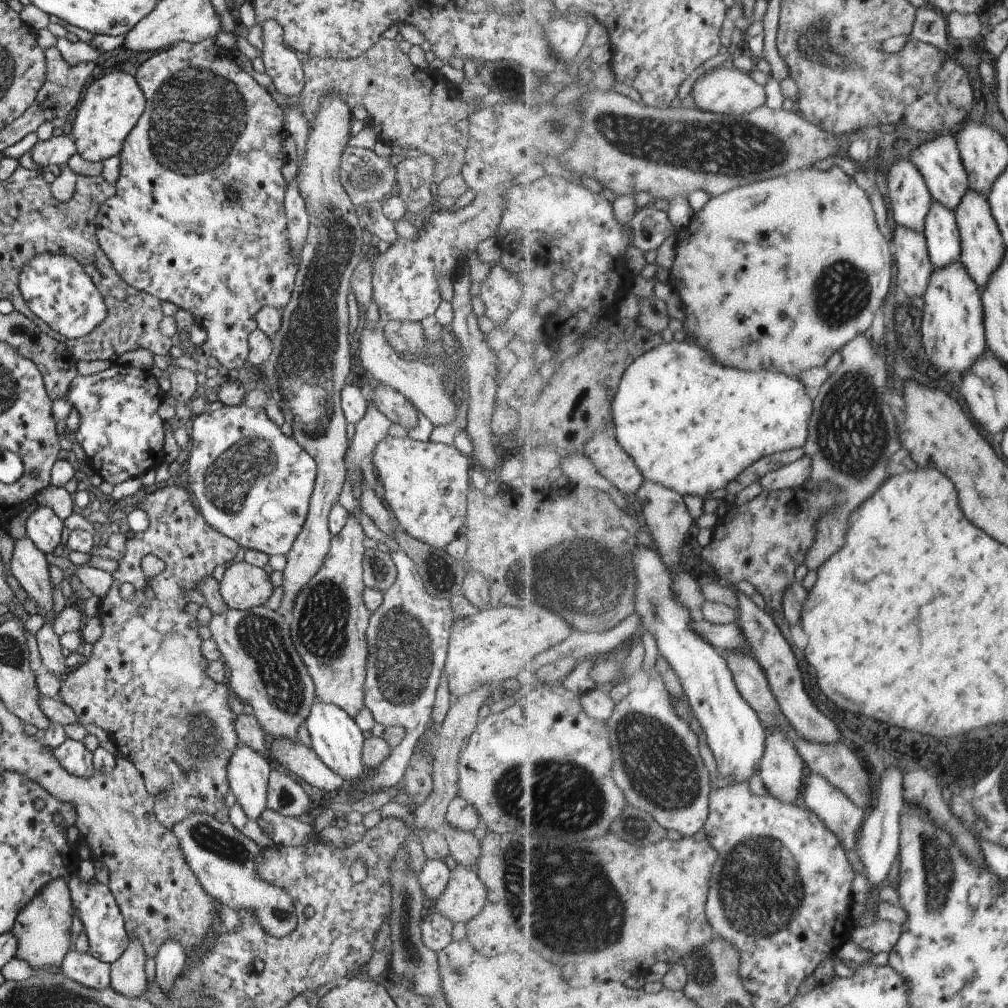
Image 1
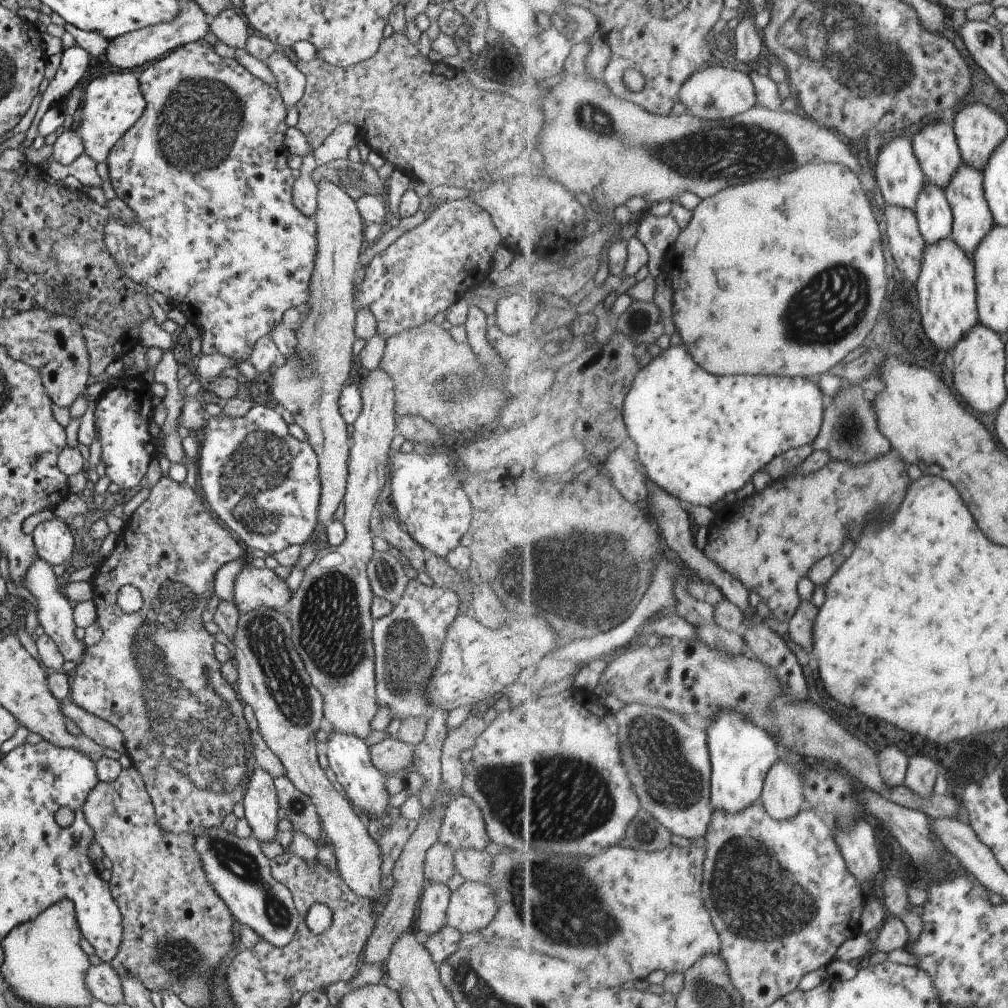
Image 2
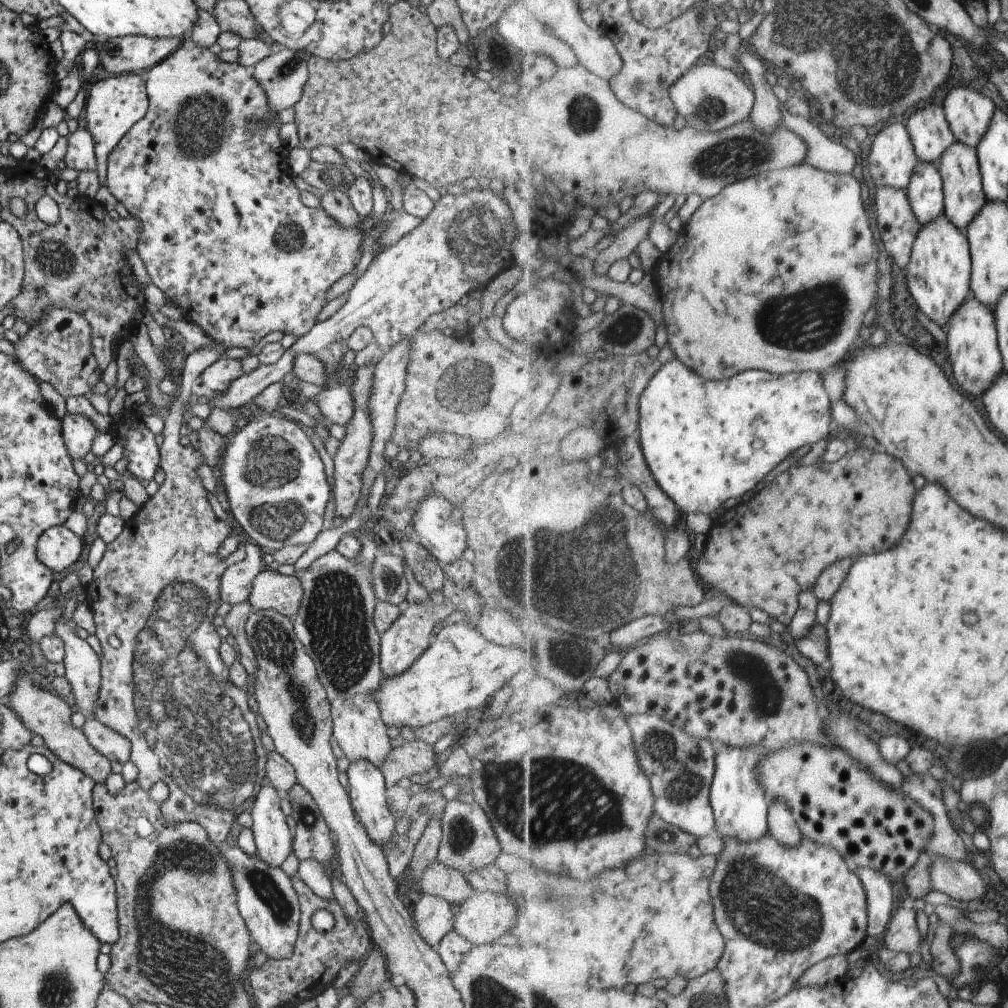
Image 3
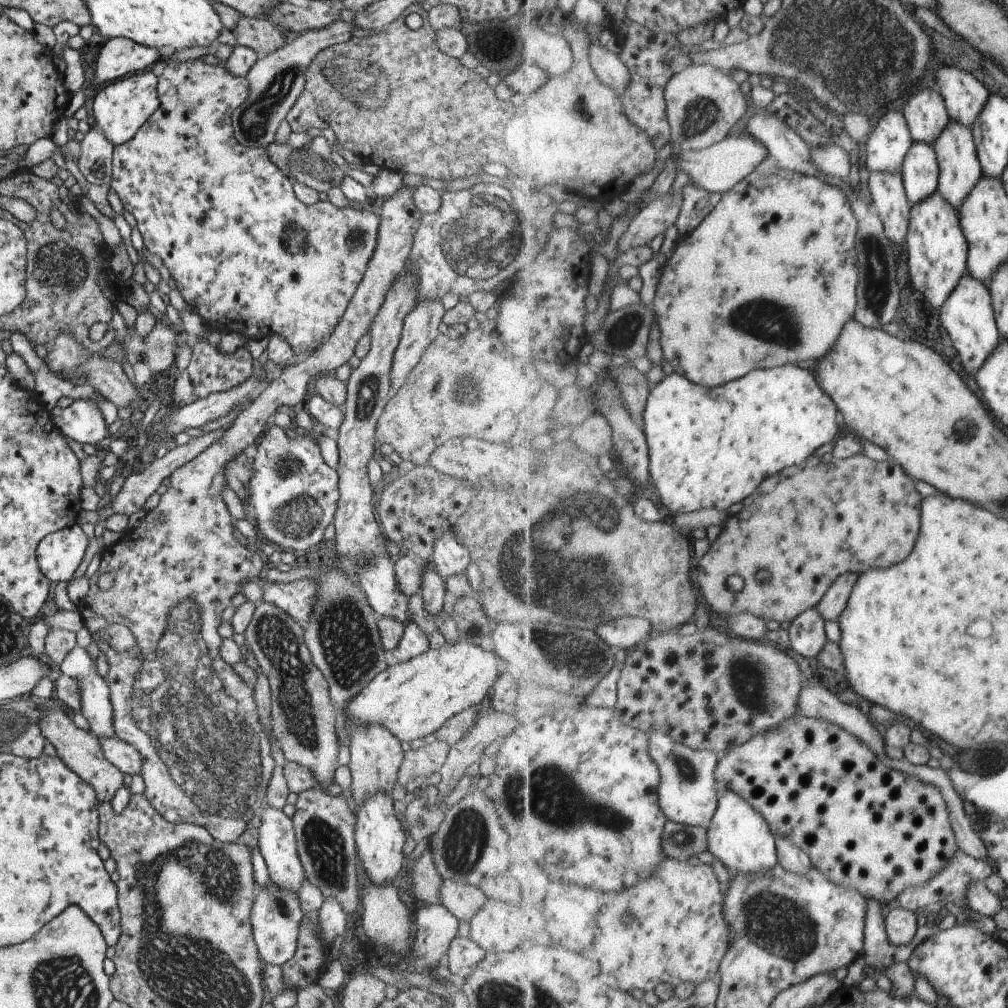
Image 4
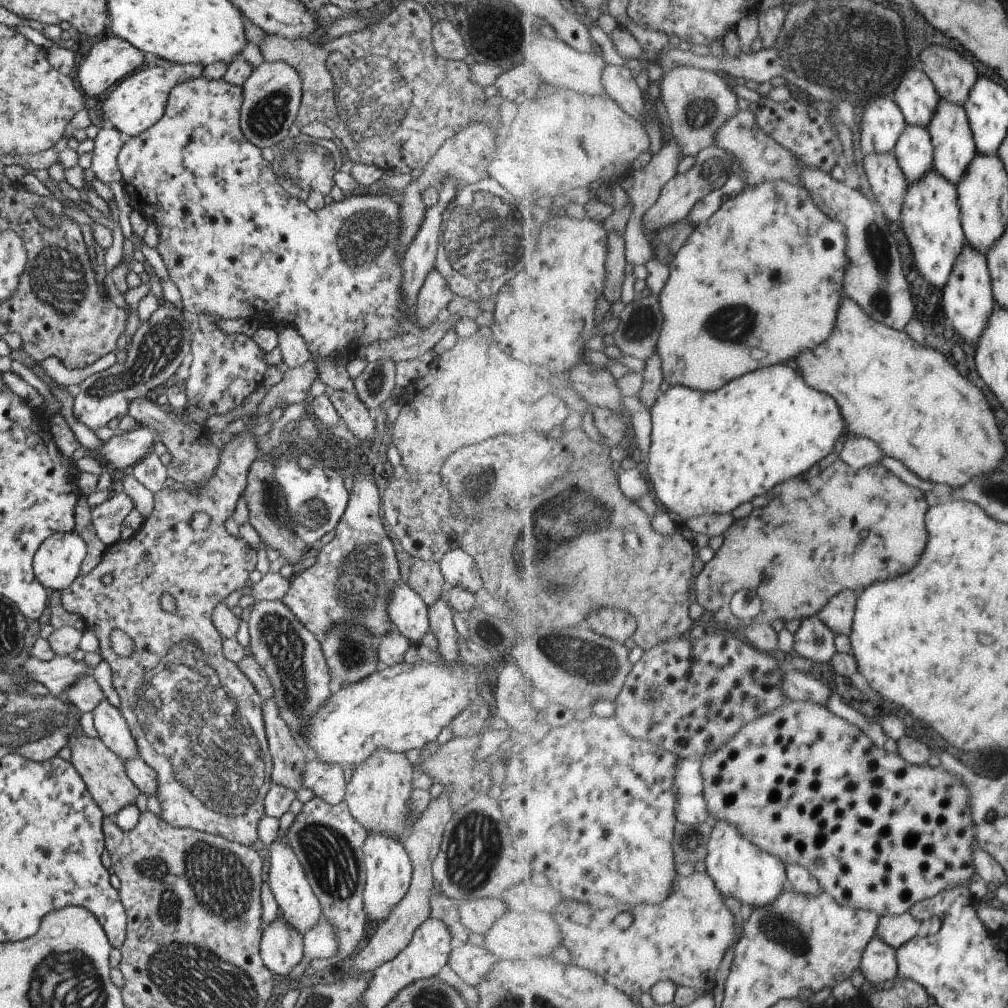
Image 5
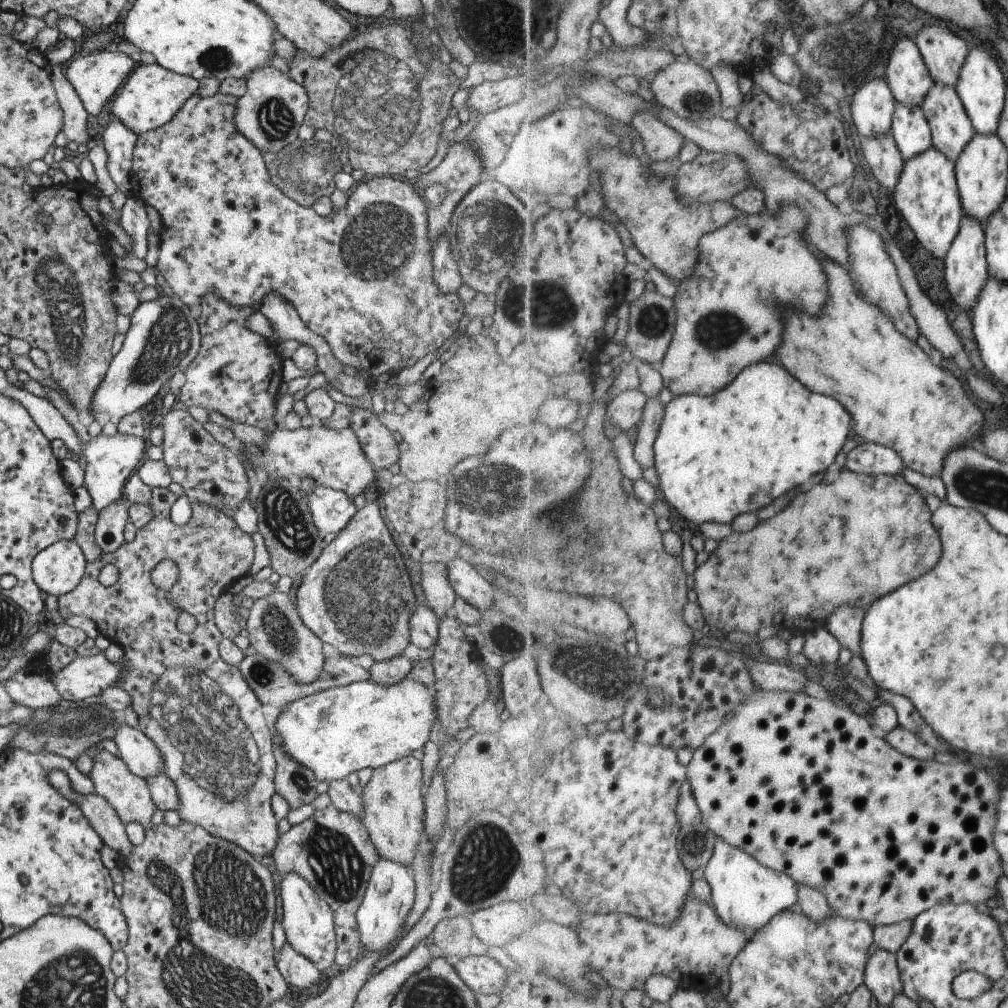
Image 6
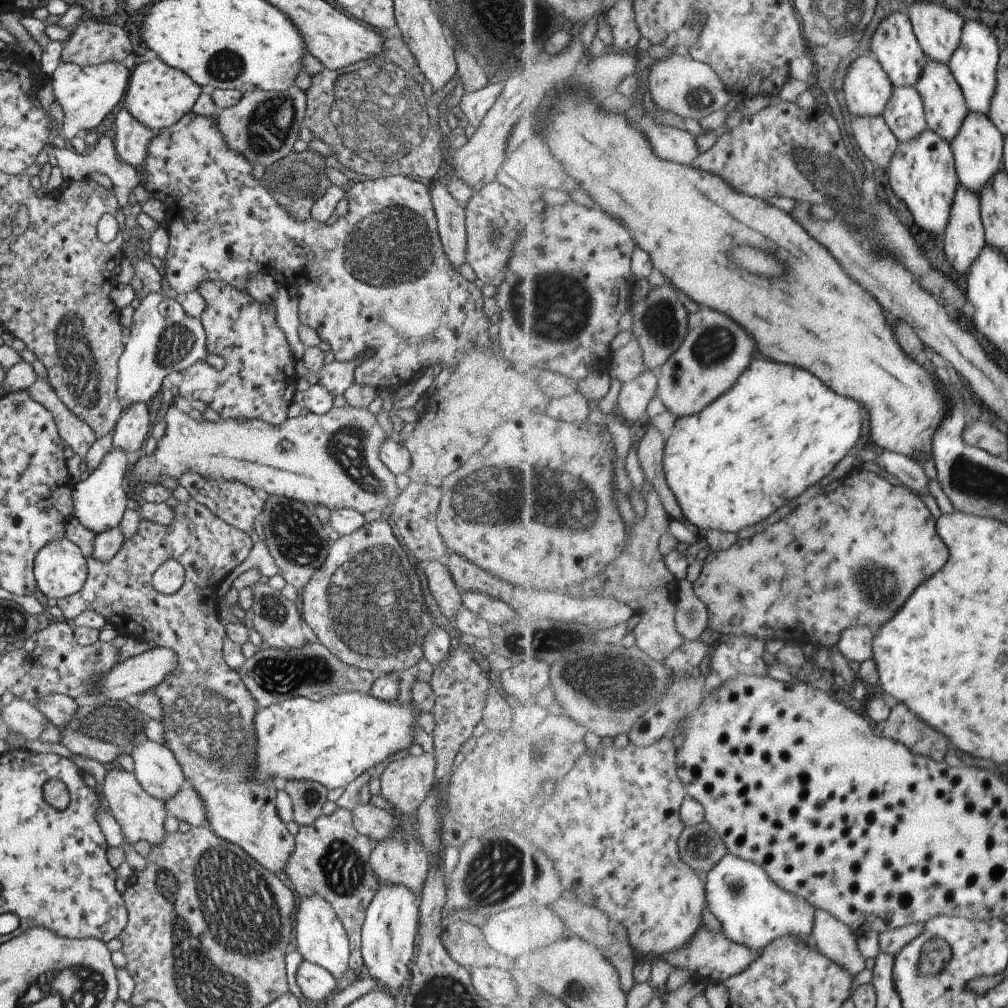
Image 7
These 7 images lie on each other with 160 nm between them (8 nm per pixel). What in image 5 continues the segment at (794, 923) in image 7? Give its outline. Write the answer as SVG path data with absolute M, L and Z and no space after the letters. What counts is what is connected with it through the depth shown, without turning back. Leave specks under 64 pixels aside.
M726 820L714 823L708 846L705 864L707 872L715 881L724 898L734 898L741 904L748 904L753 909L774 905L788 887L786 865L782 858L762 851L751 840L742 836L740 830Z

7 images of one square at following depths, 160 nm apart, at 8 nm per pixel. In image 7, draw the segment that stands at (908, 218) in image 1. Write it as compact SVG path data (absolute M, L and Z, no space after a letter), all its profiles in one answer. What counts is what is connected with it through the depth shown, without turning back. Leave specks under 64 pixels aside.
M871 53L850 63L841 87L851 116L877 117L884 114L895 86Z

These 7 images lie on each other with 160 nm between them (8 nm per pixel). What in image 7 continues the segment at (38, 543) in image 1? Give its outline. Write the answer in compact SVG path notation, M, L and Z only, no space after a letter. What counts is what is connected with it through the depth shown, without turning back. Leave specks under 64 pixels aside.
M64 536L48 542L35 555L32 573L45 598L62 599L75 594L86 579L86 560Z

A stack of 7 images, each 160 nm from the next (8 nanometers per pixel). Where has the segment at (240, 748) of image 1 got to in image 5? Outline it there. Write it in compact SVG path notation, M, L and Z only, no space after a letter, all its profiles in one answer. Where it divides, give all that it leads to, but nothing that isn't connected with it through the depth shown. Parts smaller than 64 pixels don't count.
M288 810L278 818L279 830L277 837L267 847L269 852L267 878L269 890L278 906L279 916L302 936L323 916L319 901L305 878L302 866L284 838L286 830L291 826L294 818L295 815Z

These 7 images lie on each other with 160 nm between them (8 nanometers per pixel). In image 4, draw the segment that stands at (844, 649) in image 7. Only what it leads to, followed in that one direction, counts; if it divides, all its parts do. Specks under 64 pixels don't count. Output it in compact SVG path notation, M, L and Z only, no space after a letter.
M845 573L835 581L835 584L827 591L823 600L818 604L818 611L825 620L838 621L847 608L854 586L858 581L857 573Z

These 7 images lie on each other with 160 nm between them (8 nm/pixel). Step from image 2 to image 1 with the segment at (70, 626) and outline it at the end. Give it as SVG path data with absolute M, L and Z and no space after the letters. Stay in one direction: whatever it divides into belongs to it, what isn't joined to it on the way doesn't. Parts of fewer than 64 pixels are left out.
M27 538L14 541L9 572L27 597L35 603L37 614L45 616L53 606L52 584L45 555Z

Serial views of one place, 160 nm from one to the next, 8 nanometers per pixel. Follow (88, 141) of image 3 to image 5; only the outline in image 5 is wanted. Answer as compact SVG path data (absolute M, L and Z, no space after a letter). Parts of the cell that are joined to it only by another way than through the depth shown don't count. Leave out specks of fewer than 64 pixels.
M100 128L93 141L93 150L91 155L91 172L94 178L100 180L103 184L109 182L121 182L121 173L119 172L116 156L123 146L125 137L114 128Z

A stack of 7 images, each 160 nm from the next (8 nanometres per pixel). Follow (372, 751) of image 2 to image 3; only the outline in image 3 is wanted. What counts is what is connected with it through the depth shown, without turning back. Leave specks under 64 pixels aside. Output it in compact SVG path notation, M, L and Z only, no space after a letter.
M404 741L401 746L392 748L379 767L388 788L412 774L425 772L434 765L435 754L432 745L423 741Z

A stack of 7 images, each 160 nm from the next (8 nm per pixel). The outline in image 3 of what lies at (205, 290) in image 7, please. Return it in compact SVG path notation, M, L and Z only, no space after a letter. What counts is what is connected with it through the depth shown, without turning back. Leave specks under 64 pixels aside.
M218 358L199 374L199 382L211 392L222 393L230 382L242 374L240 359Z

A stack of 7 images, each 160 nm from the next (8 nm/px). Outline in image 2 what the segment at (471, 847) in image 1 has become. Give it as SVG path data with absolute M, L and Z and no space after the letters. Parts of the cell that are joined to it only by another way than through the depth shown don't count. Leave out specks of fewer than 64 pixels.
M461 849L452 853L454 870L472 883L487 882L493 858L484 850Z

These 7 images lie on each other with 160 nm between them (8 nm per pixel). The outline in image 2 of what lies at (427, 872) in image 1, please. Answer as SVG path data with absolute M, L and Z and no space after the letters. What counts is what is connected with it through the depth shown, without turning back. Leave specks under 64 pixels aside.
M425 881L419 897L417 928L420 937L434 935L446 924L446 910L450 891L444 884Z

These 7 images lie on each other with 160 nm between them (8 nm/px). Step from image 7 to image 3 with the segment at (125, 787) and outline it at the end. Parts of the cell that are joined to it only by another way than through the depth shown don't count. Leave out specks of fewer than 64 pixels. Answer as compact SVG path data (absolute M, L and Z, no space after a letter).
M20 672L18 679L14 684L14 689L9 696L11 710L20 718L27 730L37 736L41 736L44 745L59 759L61 762L68 764L80 770L87 775L96 785L104 784L107 776L111 774L109 767L110 760L107 760L102 754L99 754L85 738L81 729L71 725L71 708L61 697L41 690L36 687L37 684L30 684L25 675Z

